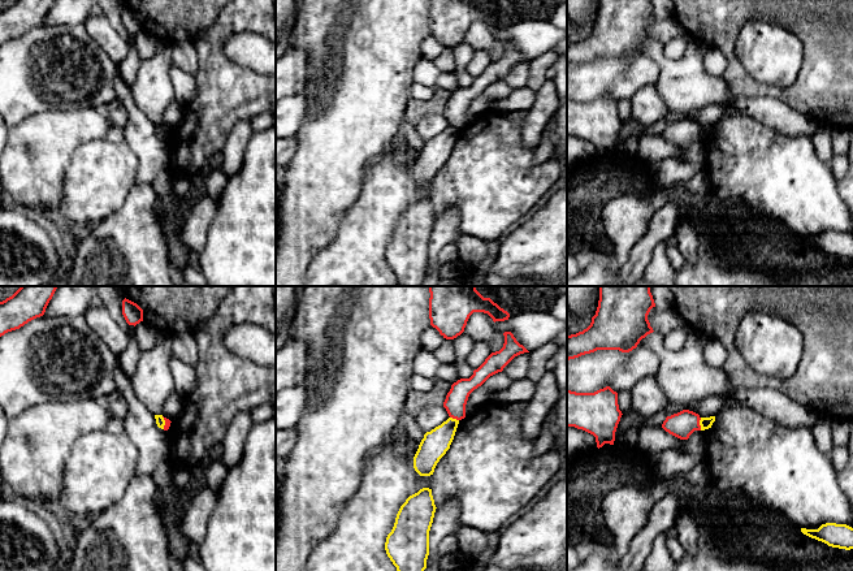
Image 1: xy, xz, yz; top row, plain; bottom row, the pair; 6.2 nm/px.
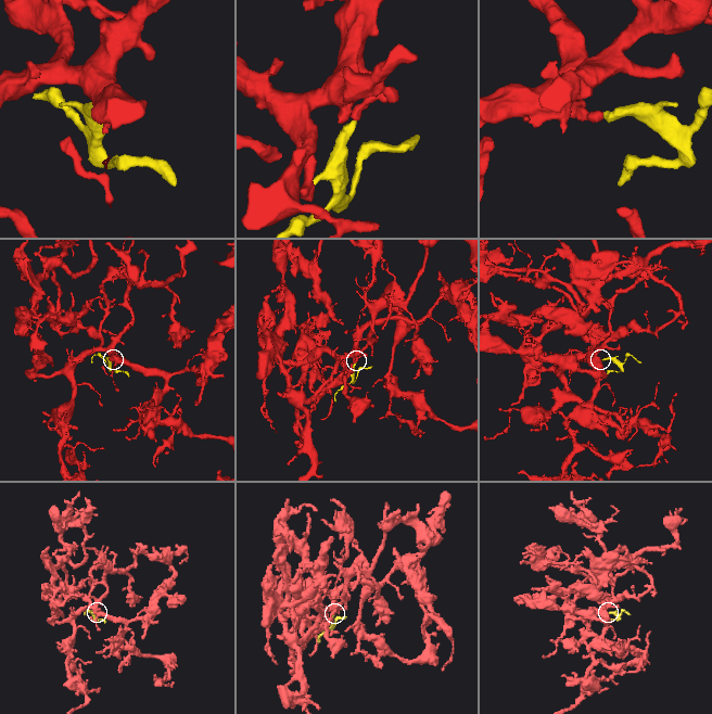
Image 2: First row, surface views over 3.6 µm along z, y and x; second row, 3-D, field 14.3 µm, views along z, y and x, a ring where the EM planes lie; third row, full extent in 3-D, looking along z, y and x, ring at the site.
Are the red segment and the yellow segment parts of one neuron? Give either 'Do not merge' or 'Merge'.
Do not merge

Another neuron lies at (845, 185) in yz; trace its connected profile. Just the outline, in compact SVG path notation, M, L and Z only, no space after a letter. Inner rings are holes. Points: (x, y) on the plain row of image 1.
M853 163L849 164L845 176L837 181L837 190L853 217Z

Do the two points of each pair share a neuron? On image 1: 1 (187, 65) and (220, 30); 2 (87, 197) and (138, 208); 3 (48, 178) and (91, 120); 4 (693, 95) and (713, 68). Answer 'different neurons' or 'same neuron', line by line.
1: different neurons
2: different neurons
3: same neuron
4: different neurons

